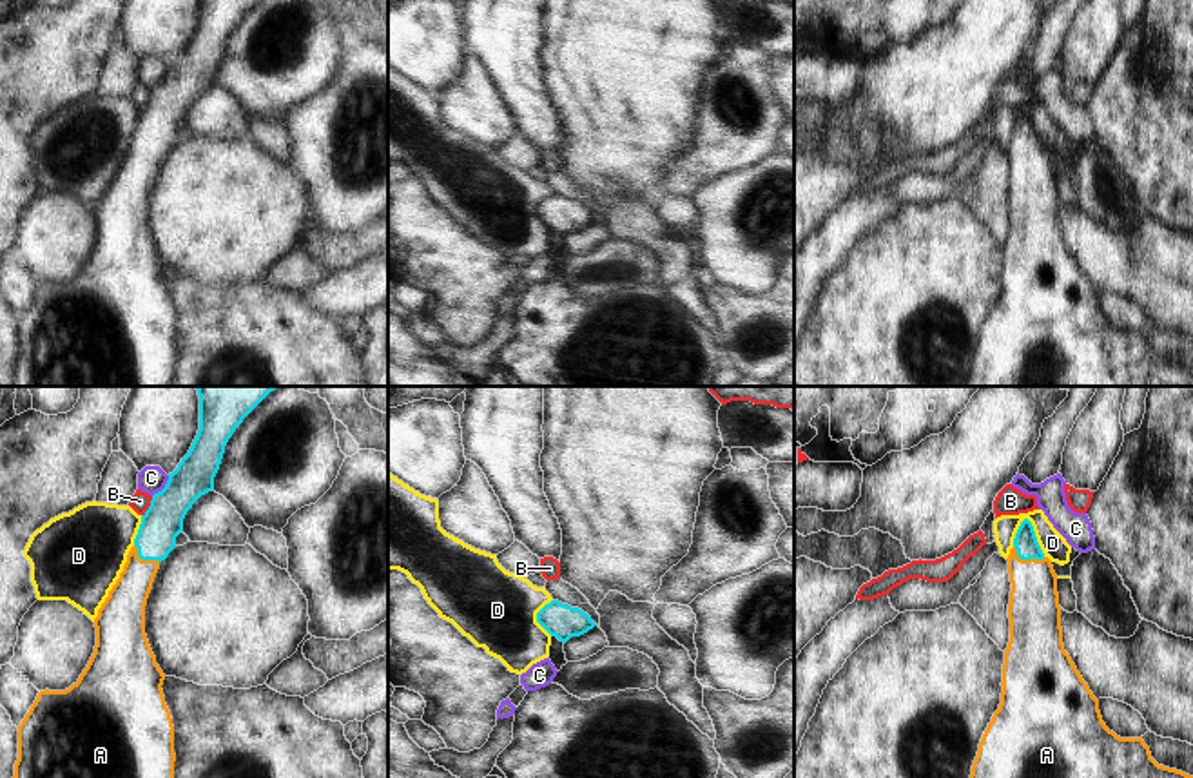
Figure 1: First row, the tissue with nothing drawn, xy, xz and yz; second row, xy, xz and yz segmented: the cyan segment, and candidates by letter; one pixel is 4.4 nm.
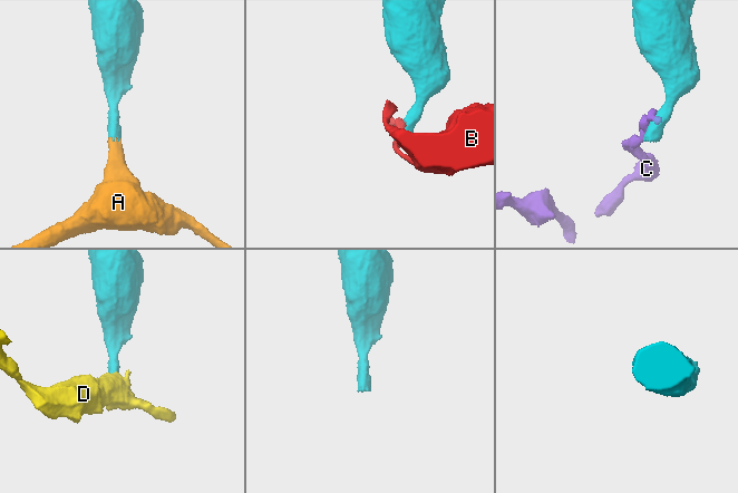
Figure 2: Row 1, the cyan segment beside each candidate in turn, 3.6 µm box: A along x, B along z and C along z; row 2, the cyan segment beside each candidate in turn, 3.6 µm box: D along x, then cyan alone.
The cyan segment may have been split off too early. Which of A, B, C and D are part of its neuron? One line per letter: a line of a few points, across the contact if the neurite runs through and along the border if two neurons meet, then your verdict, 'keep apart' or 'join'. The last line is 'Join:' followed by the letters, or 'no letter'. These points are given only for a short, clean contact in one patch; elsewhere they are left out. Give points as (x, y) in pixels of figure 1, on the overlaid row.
A: line yz (1025, 543), (1027, 559), (1034, 581), (1034, 612); join
B: line xy (153, 495), (142, 515); keep apart
C: line xy (169, 476), (167, 483), (153, 495); keep apart
D: line yz (1025, 517), (1045, 555); keep apart
Join: A

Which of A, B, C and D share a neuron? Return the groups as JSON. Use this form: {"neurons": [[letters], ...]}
{"neurons": [["A"], ["B"], ["C"], ["D"]]}

